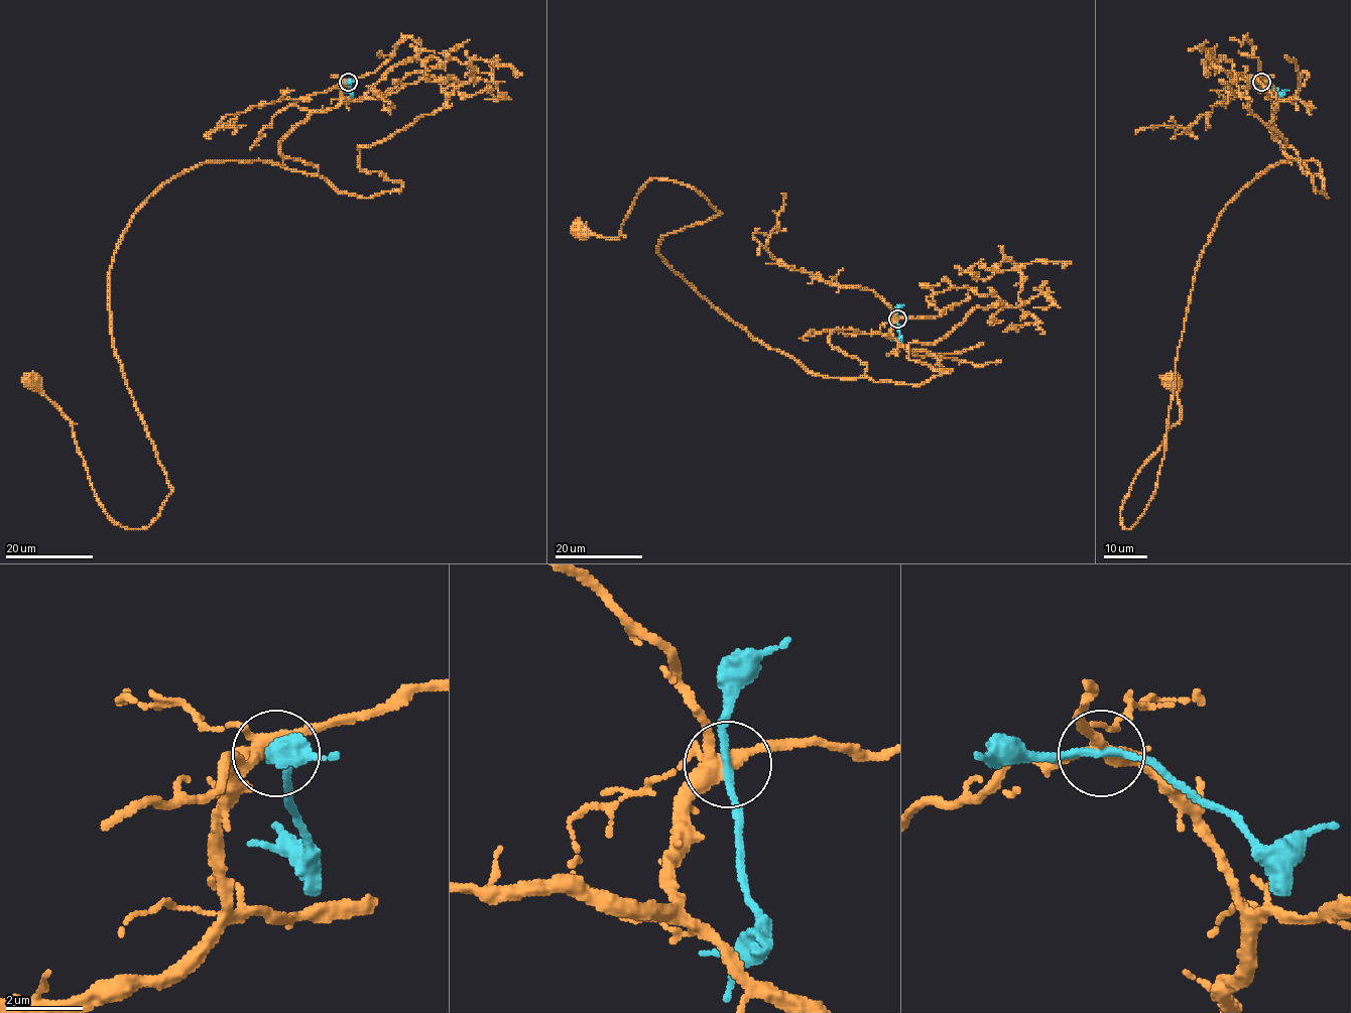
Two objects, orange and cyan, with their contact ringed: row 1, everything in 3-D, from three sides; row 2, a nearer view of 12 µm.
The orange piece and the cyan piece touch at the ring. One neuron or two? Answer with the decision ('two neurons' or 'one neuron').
two neurons

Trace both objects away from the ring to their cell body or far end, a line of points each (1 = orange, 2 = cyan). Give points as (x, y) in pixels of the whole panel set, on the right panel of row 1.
1: (1262, 82), (1271, 137), (1319, 174), (1279, 162), (1219, 215), (1127, 528), (1131, 482), (1181, 416), (1173, 381)
2: (1261, 82), (1267, 82), (1279, 92), (1288, 90)

